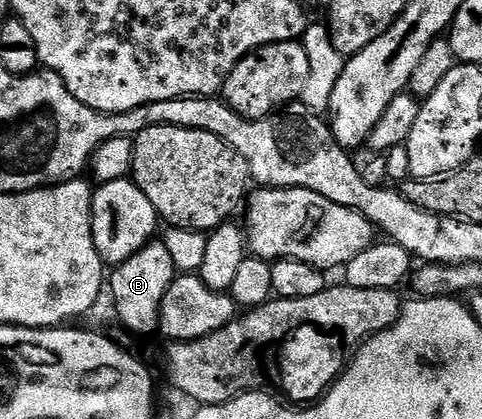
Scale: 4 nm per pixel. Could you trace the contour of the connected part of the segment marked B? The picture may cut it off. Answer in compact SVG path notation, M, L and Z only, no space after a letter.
M155 238L145 244L128 262L117 265L108 276L108 296L114 299L114 308L118 311L118 320L130 332L138 336L150 336L159 331L160 306L164 302L164 294L174 281L176 269L168 247L161 239Z

